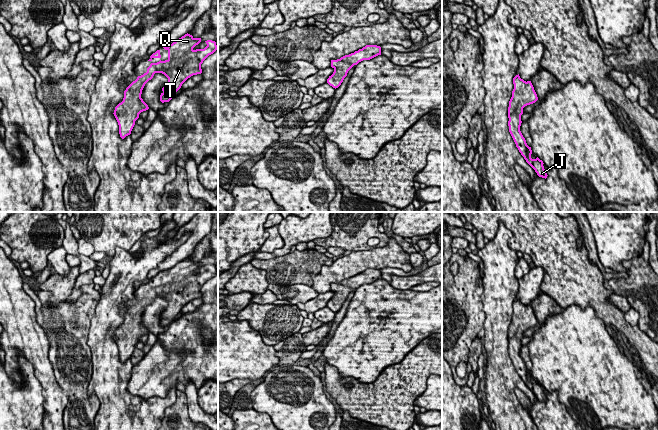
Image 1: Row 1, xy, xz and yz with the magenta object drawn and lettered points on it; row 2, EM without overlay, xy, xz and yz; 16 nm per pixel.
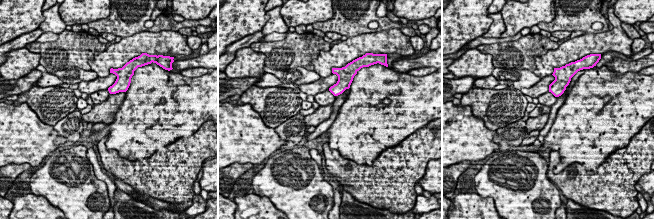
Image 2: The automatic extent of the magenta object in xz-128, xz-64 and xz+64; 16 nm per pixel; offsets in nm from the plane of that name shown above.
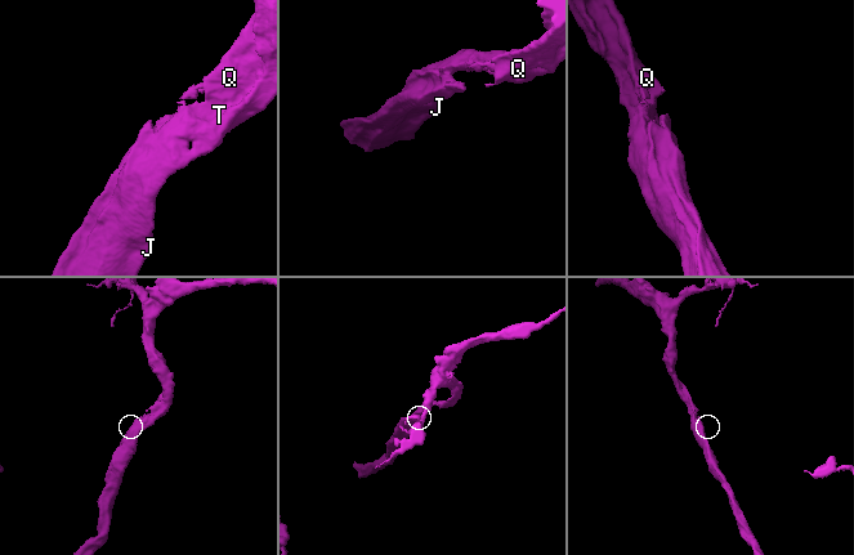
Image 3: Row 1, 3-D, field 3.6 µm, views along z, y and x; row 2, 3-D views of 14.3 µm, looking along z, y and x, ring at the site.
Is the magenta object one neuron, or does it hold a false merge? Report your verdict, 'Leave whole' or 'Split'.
Leave whole

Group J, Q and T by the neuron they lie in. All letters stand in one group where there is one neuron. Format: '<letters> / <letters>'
J Q T

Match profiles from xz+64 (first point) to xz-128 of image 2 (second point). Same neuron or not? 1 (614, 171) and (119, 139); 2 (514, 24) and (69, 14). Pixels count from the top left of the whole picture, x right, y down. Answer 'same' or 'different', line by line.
1: different
2: same

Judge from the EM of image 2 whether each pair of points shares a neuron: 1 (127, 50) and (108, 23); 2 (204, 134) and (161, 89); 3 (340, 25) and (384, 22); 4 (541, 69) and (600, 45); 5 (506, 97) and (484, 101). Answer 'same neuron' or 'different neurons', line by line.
1: different neurons
2: different neurons
3: same neuron
4: same neuron
5: same neuron

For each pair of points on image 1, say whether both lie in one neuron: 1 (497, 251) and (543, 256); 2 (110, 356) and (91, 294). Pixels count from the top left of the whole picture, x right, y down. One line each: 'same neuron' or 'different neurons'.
1: different neurons
2: different neurons

